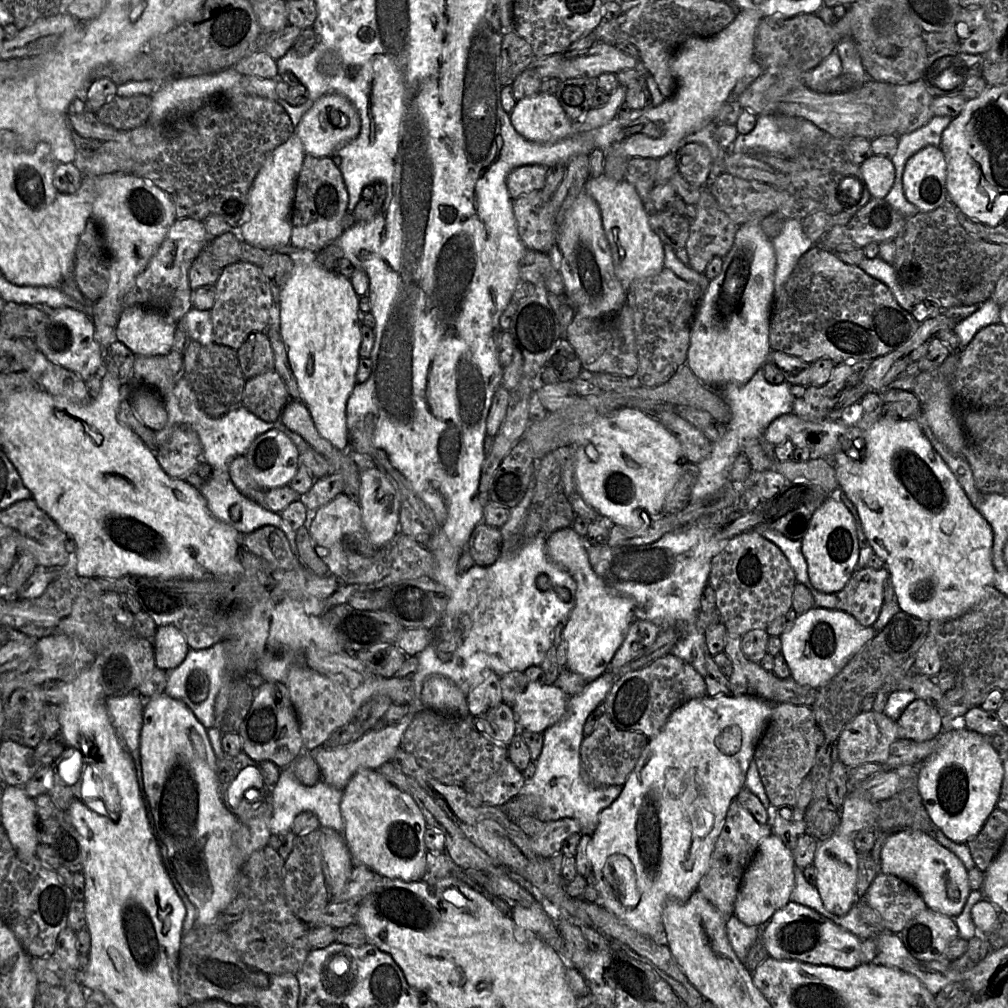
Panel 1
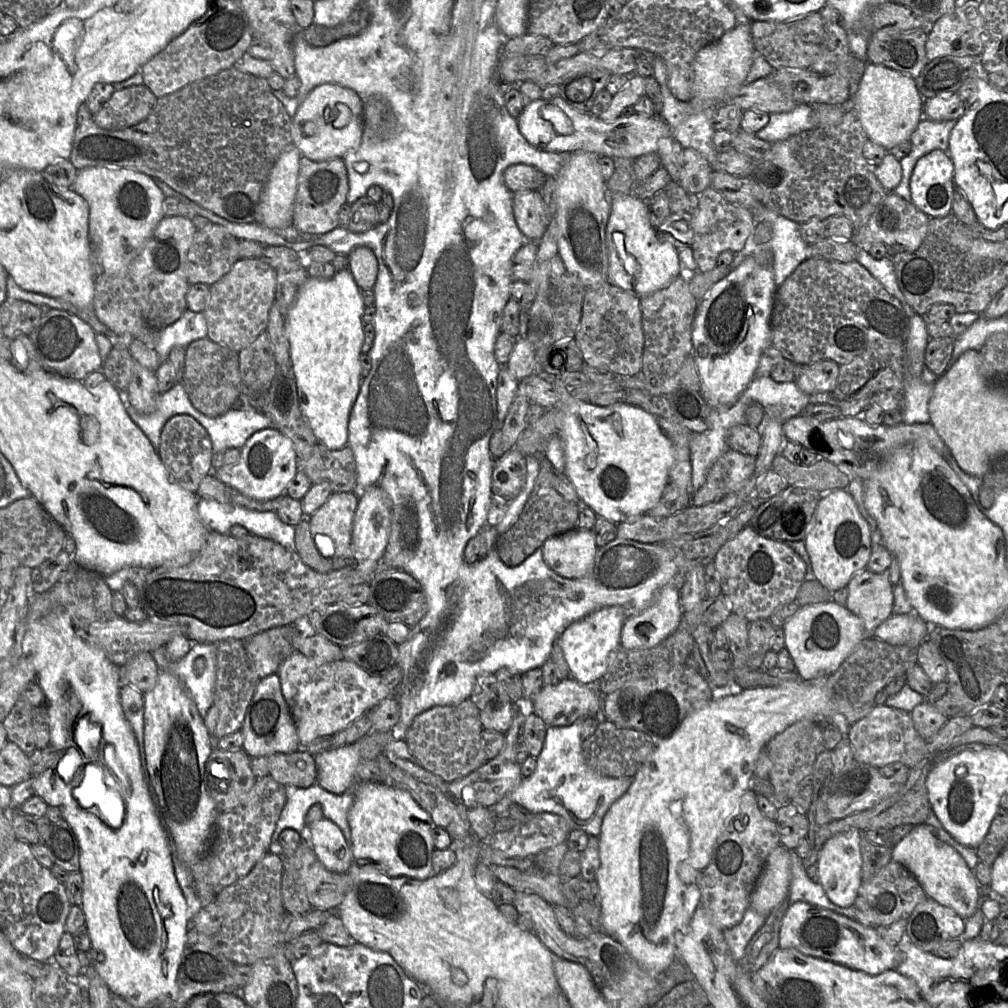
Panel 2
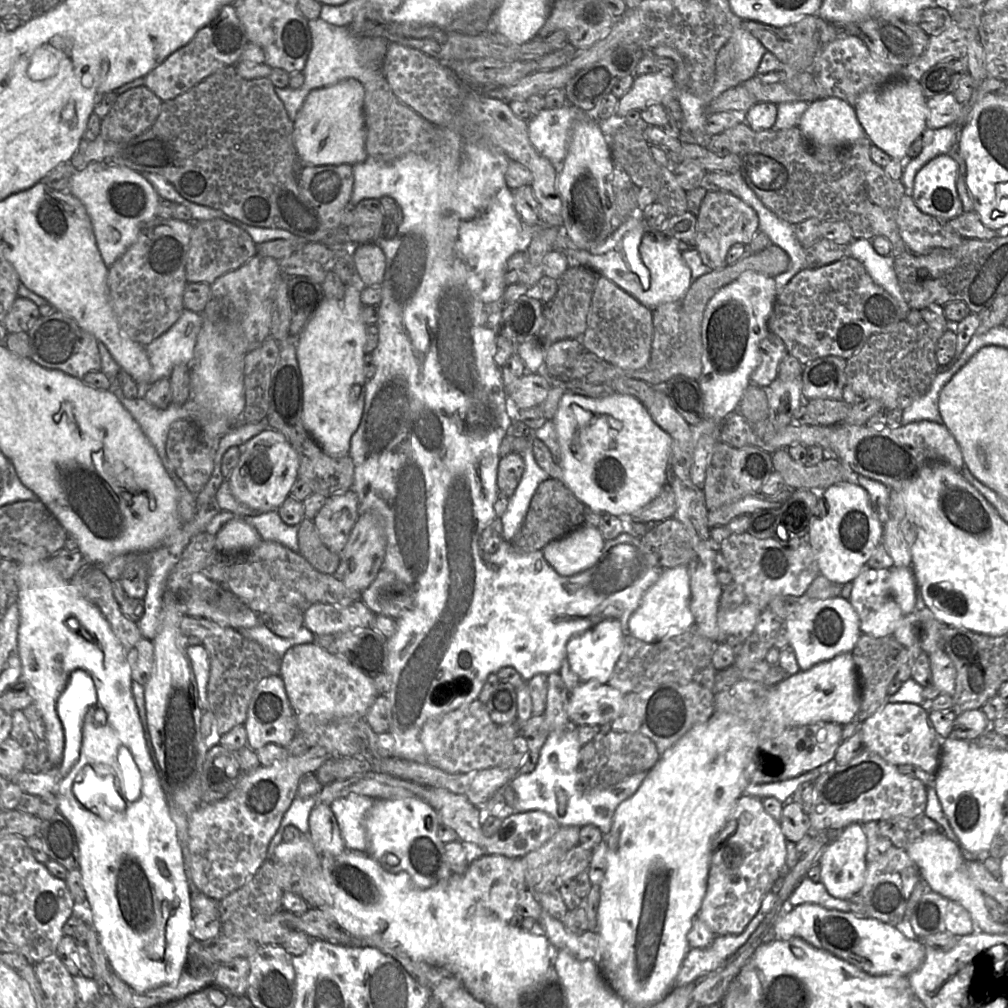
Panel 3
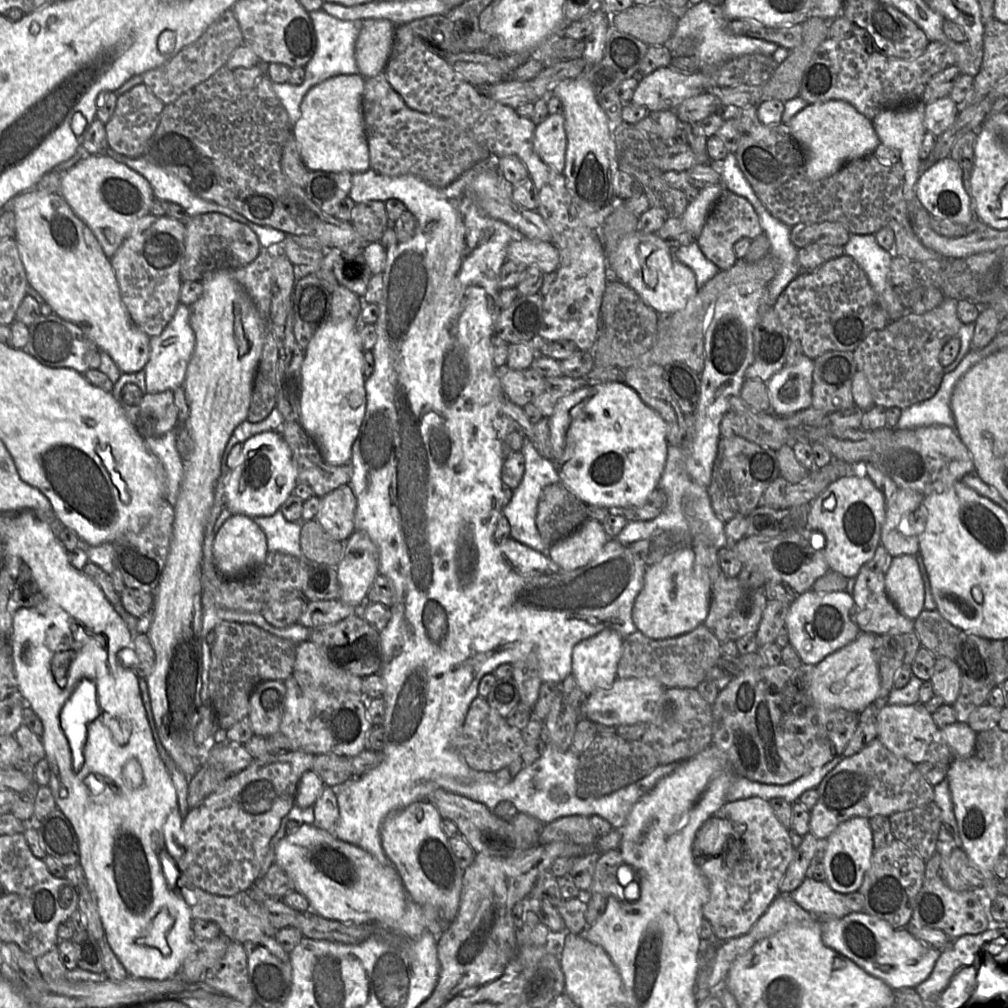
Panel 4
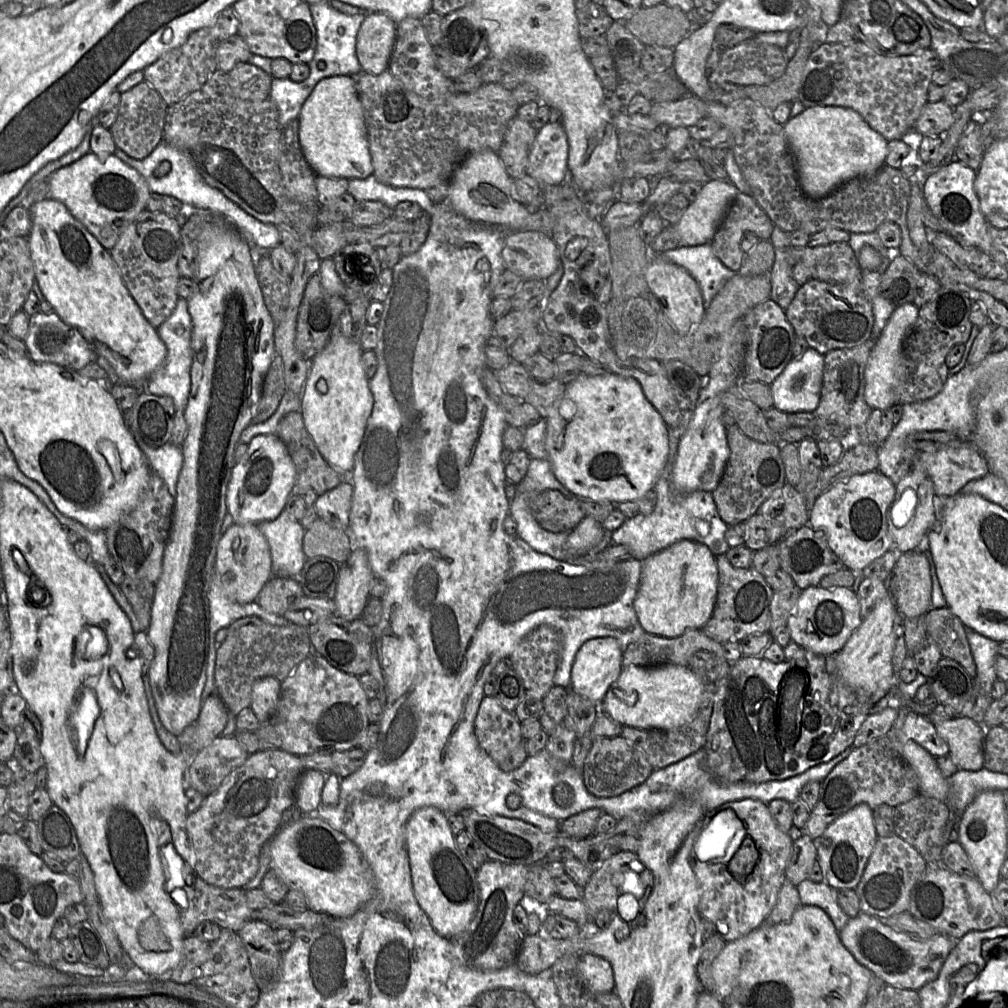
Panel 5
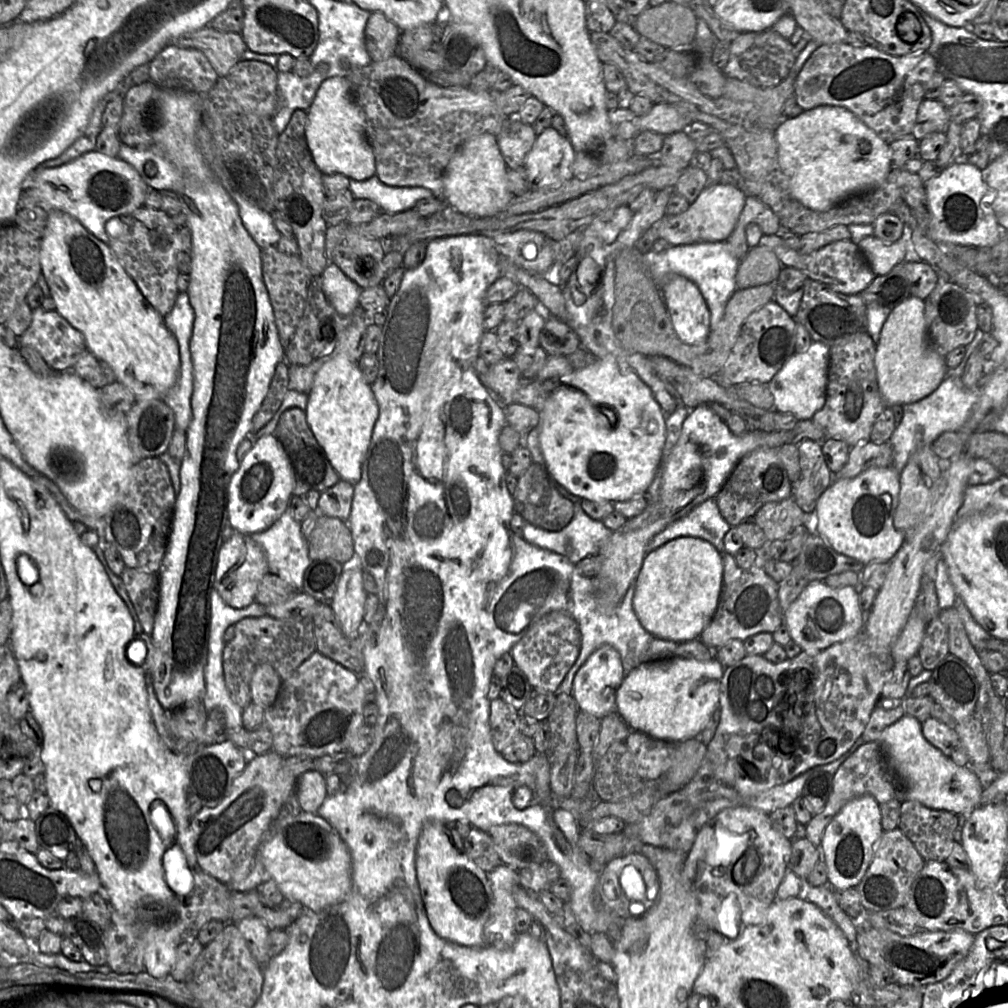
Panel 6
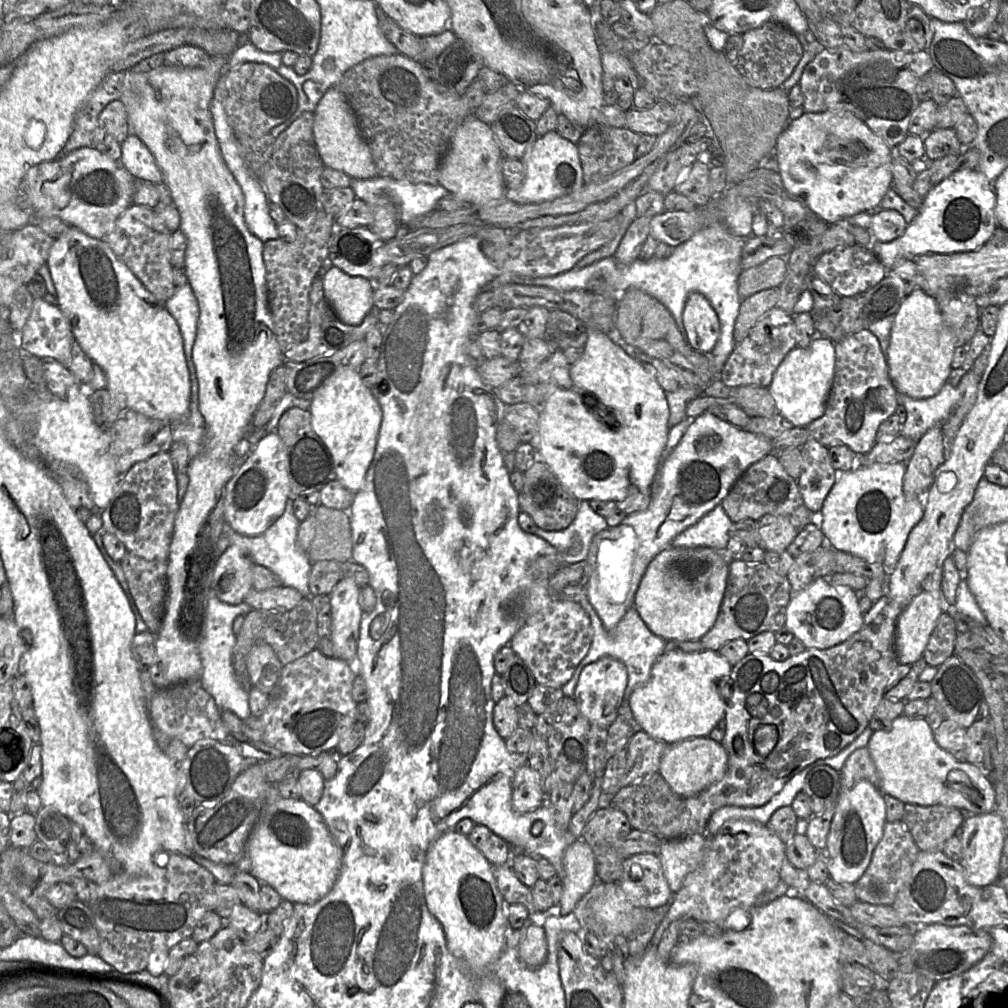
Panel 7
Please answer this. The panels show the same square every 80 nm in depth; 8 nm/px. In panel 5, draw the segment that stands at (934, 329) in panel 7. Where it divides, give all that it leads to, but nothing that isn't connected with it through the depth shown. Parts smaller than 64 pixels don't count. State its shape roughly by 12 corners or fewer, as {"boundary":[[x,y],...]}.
{"boundary":[[897,306],[865,368],[866,403],[899,404],[905,391],[902,348],[920,308]]}

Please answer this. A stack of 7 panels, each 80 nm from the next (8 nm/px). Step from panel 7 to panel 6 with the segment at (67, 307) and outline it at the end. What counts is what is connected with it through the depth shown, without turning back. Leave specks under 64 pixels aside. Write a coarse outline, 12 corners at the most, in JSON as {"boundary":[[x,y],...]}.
{"boundary":[[48,211],[55,310],[137,400],[162,399],[179,346],[110,247]]}

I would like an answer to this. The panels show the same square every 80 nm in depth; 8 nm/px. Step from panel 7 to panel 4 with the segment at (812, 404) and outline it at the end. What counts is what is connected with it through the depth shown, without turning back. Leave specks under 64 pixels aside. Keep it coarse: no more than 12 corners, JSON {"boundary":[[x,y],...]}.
{"boundary":[[802,355],[766,383],[772,414],[812,406],[814,360]]}

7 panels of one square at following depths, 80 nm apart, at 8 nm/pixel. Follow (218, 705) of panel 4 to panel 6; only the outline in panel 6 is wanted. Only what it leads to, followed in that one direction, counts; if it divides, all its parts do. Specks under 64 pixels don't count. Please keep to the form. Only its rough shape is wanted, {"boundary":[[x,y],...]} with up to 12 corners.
{"boundary":[[312,617],[240,619],[222,655],[242,709],[259,665],[284,681],[316,649]]}

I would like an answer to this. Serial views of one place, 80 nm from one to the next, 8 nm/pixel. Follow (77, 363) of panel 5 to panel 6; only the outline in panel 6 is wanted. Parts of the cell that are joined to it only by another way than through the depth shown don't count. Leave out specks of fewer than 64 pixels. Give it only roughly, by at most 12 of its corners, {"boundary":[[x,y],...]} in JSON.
{"boundary":[[42,306],[18,343],[54,372],[72,371],[87,349],[82,334]]}

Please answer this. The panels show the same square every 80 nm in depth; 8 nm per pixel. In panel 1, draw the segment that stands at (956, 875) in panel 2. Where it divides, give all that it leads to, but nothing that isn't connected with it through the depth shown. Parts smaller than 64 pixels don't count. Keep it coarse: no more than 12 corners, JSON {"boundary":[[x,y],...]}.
{"boundary":[[930,835],[885,838],[880,872],[952,918],[971,892],[963,862]]}

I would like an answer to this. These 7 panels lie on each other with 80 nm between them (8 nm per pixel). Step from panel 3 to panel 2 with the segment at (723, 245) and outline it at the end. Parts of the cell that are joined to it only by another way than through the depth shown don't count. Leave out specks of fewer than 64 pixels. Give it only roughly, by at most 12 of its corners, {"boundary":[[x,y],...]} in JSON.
{"boundary":[[711,187],[699,194],[691,249],[698,272],[741,251],[751,210]]}

